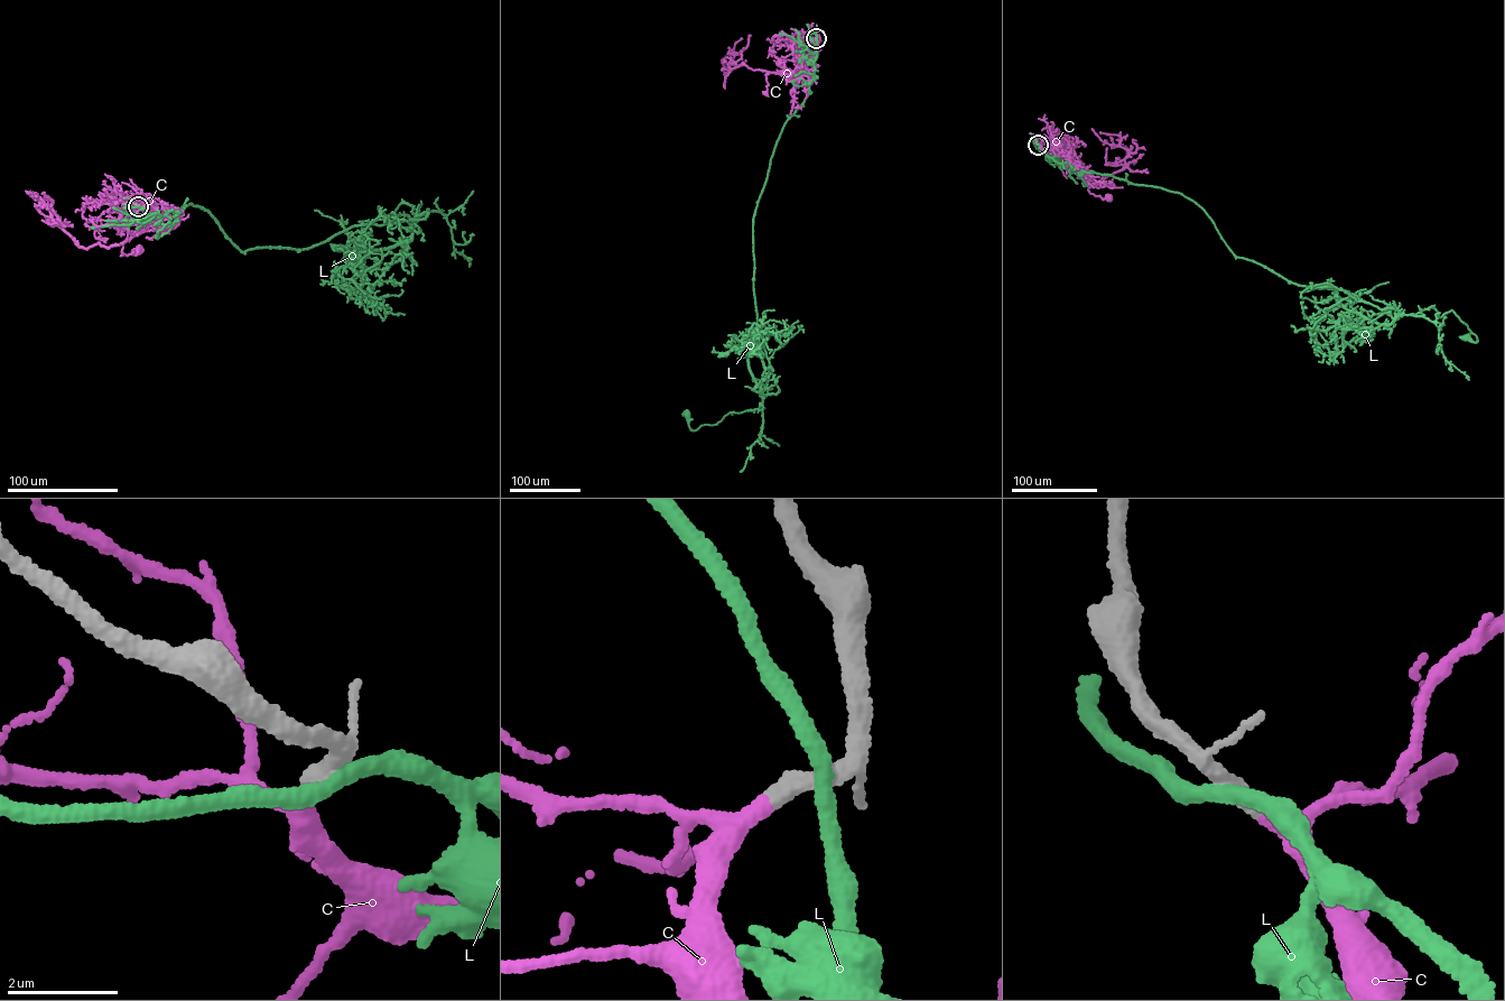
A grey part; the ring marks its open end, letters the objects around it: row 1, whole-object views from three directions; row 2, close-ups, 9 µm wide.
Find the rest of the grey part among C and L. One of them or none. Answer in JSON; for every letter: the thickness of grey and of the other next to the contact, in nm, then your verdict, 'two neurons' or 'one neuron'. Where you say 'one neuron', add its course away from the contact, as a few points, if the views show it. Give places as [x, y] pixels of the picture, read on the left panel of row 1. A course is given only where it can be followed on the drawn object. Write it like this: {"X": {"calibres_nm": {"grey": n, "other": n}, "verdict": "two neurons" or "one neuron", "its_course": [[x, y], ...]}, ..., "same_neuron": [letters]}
{"C": {"calibres_nm": {"grey": 360, "other": 240}, "verdict": "one neuron", "its_course": [[138, 206], [148, 209], [151, 204], [155, 209], [142, 214], [146, 228], [123, 244], [121, 256], [139, 250]]}, "L": {"calibres_nm": {"grey": 320, "other": 280}, "verdict": "two neurons"}, "same_neuron": ["C"]}

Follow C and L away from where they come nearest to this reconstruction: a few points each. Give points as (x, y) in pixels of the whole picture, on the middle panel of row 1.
C: (816, 38), (815, 56), (800, 63), (790, 75), (765, 74), (767, 93)
L: (817, 37), (809, 92), (782, 128), (753, 218), (758, 325), (779, 391), (695, 431), (687, 415)

